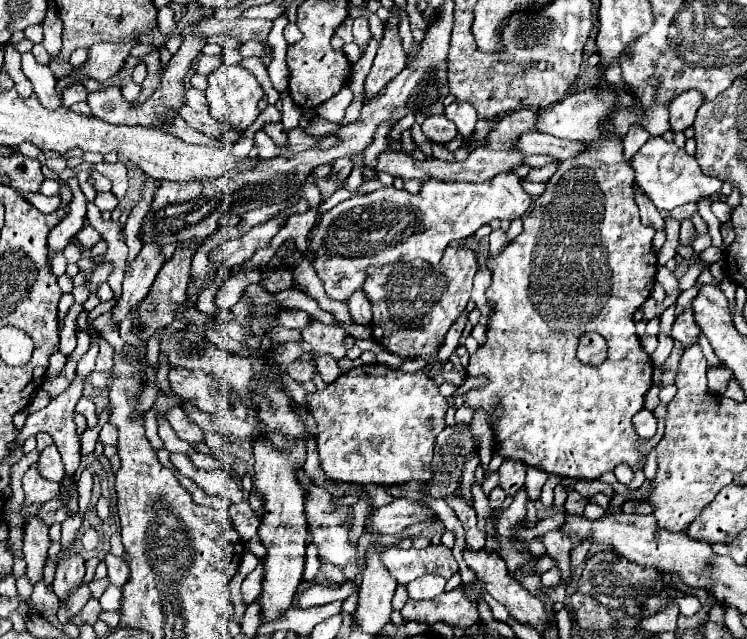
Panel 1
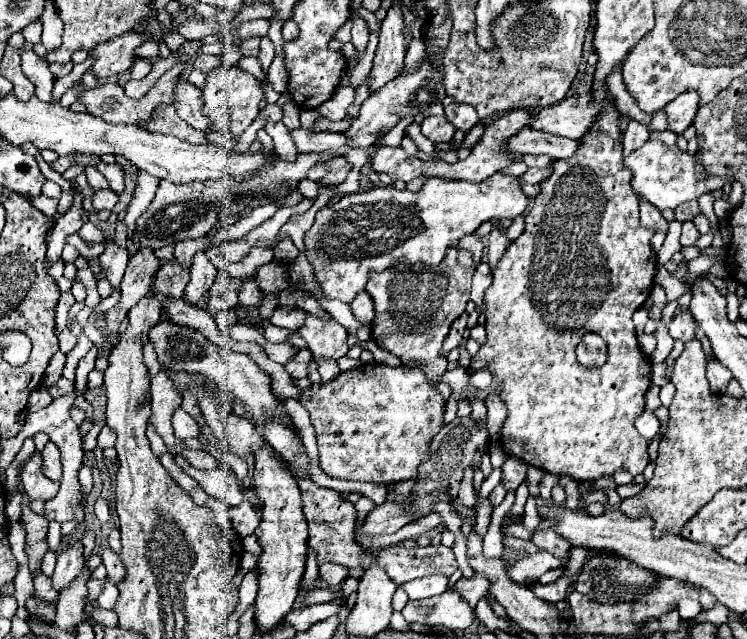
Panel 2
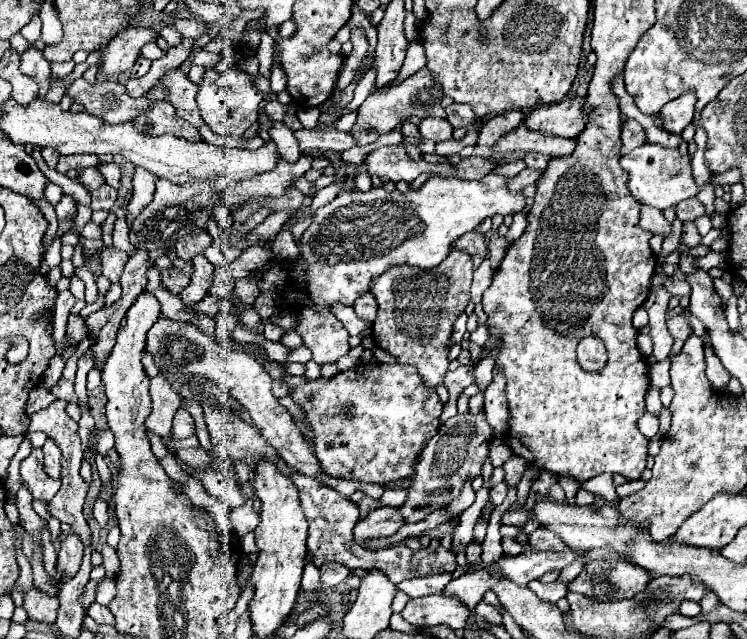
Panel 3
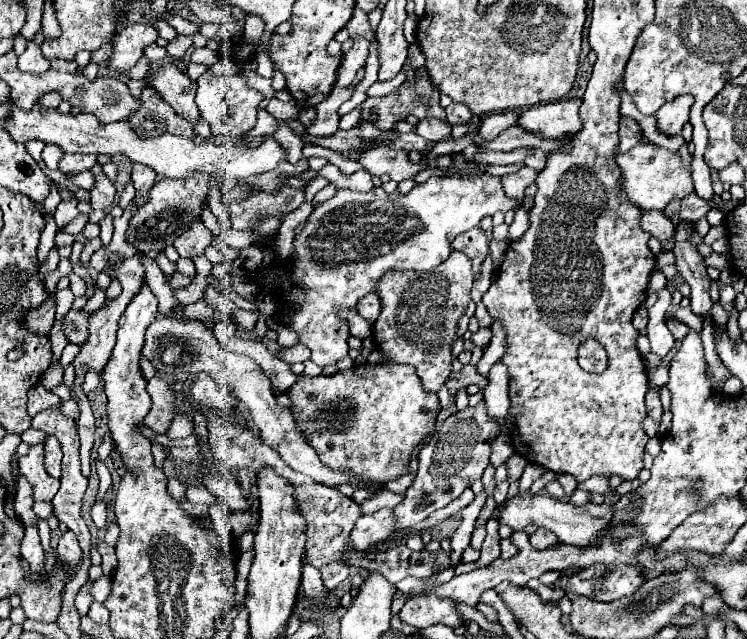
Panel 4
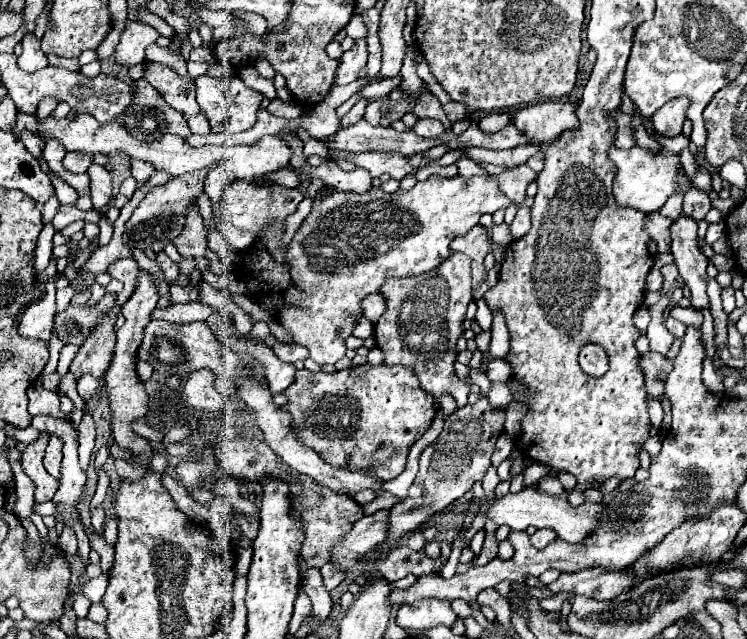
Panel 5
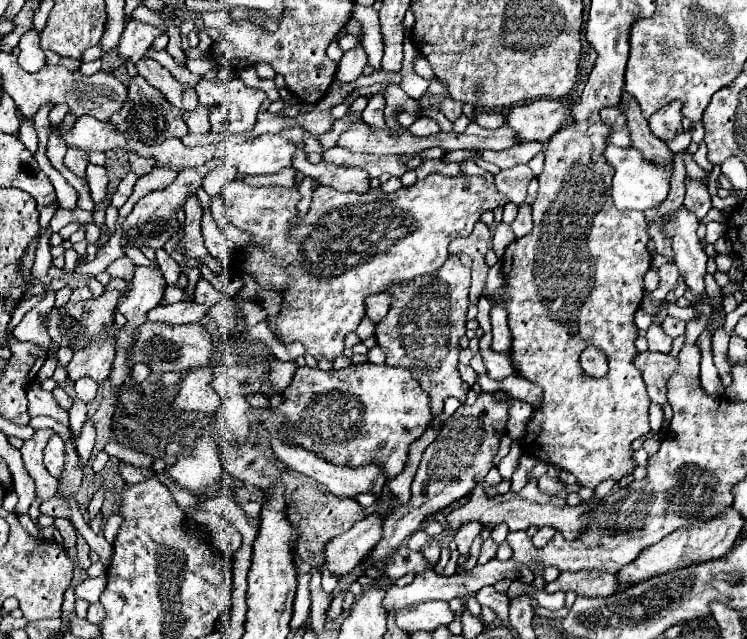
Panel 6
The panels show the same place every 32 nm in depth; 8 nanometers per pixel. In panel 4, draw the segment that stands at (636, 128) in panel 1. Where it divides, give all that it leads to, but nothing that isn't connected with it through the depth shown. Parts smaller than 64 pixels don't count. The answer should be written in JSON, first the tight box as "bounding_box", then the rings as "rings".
{"bounding_box":[618,116,640,152],"rings":[[[620,116],[620,132],[618,132],[618,136],[620,136],[618,148],[620,148],[622,152],[638,146],[640,128],[638,128],[636,120],[632,120],[632,118],[628,118],[628,116]]]}

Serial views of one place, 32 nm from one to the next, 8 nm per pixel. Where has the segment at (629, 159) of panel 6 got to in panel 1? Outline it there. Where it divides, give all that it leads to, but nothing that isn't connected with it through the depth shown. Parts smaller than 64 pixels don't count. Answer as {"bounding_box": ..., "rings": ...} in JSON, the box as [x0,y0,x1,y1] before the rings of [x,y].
{"bounding_box":[628,138,722,210],"rings":[[[650,138],[632,160],[628,160],[632,170],[636,172],[634,186],[640,188],[658,210],[674,210],[686,202],[698,202],[702,196],[712,196],[722,188],[722,180],[706,176],[698,170],[696,158],[688,156],[676,144],[668,144],[662,138]]]}

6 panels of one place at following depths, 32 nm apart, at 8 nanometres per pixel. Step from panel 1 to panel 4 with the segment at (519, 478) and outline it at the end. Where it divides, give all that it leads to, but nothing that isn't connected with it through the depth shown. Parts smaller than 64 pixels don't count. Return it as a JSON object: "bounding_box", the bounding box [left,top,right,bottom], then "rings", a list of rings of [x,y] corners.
{"bounding_box":[508,454,528,482],"rings":[[[512,454],[508,458],[508,482],[518,480],[522,476],[522,470],[526,464],[528,464],[528,460],[522,454]]]}

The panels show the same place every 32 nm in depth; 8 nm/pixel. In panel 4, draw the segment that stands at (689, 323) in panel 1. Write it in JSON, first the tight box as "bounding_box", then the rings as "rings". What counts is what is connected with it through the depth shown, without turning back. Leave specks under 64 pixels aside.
{"bounding_box":[666,318,688,340],"rings":[[[668,318],[668,320],[666,320],[666,326],[668,326],[668,330],[674,334],[676,340],[682,340],[682,338],[688,334],[688,326],[682,324],[682,322],[678,322],[676,318]]]}

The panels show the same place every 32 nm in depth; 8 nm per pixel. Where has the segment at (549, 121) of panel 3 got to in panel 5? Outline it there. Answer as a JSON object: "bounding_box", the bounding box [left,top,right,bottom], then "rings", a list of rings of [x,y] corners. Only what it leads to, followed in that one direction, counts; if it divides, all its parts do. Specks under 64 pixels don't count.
{"bounding_box":[512,102,578,140],"rings":[[[534,102],[524,108],[518,108],[512,114],[512,126],[520,128],[524,136],[532,136],[532,140],[554,140],[560,132],[578,126],[578,118],[574,114],[576,104],[572,102]]]}

